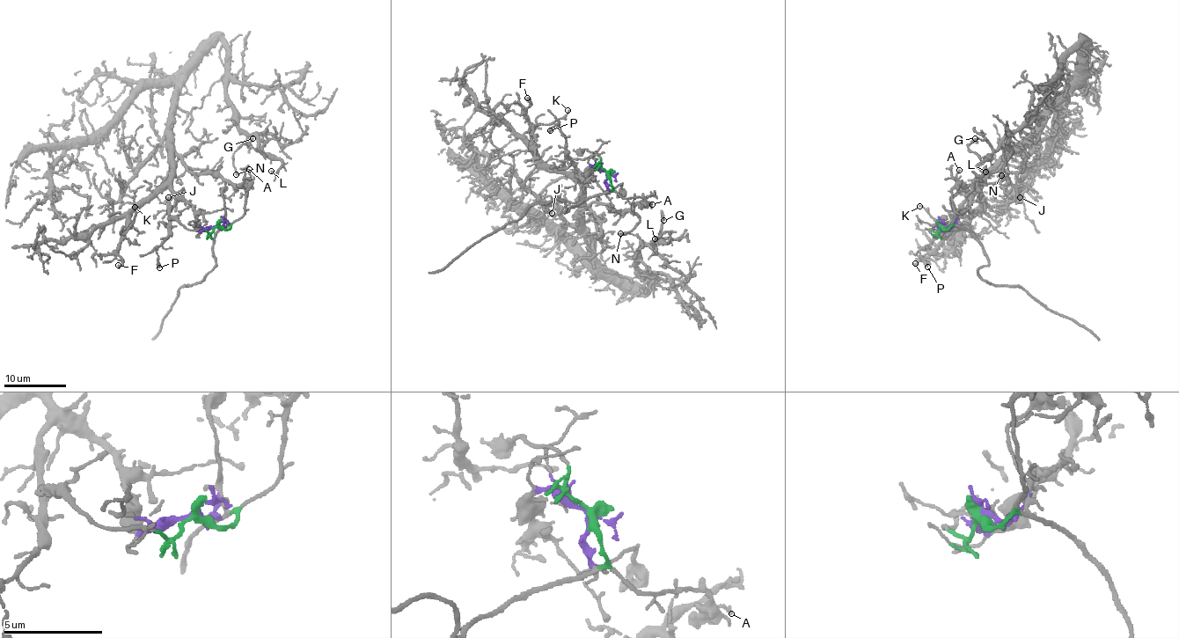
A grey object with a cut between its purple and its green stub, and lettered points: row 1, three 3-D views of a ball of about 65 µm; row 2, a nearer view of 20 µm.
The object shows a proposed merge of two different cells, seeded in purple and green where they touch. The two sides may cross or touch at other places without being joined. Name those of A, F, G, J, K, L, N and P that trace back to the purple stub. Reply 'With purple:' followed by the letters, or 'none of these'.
With purple: F, G, J, K, L, N, P

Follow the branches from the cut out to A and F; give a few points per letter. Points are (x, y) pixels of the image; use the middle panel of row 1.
A: (607, 174), (613, 191), (622, 197), (645, 199), (646, 201), (652, 201), (652, 205)
F: (607, 174), (590, 166), (586, 181), (567, 176), (541, 159), (531, 143), (526, 116), (530, 102), (527, 98)

